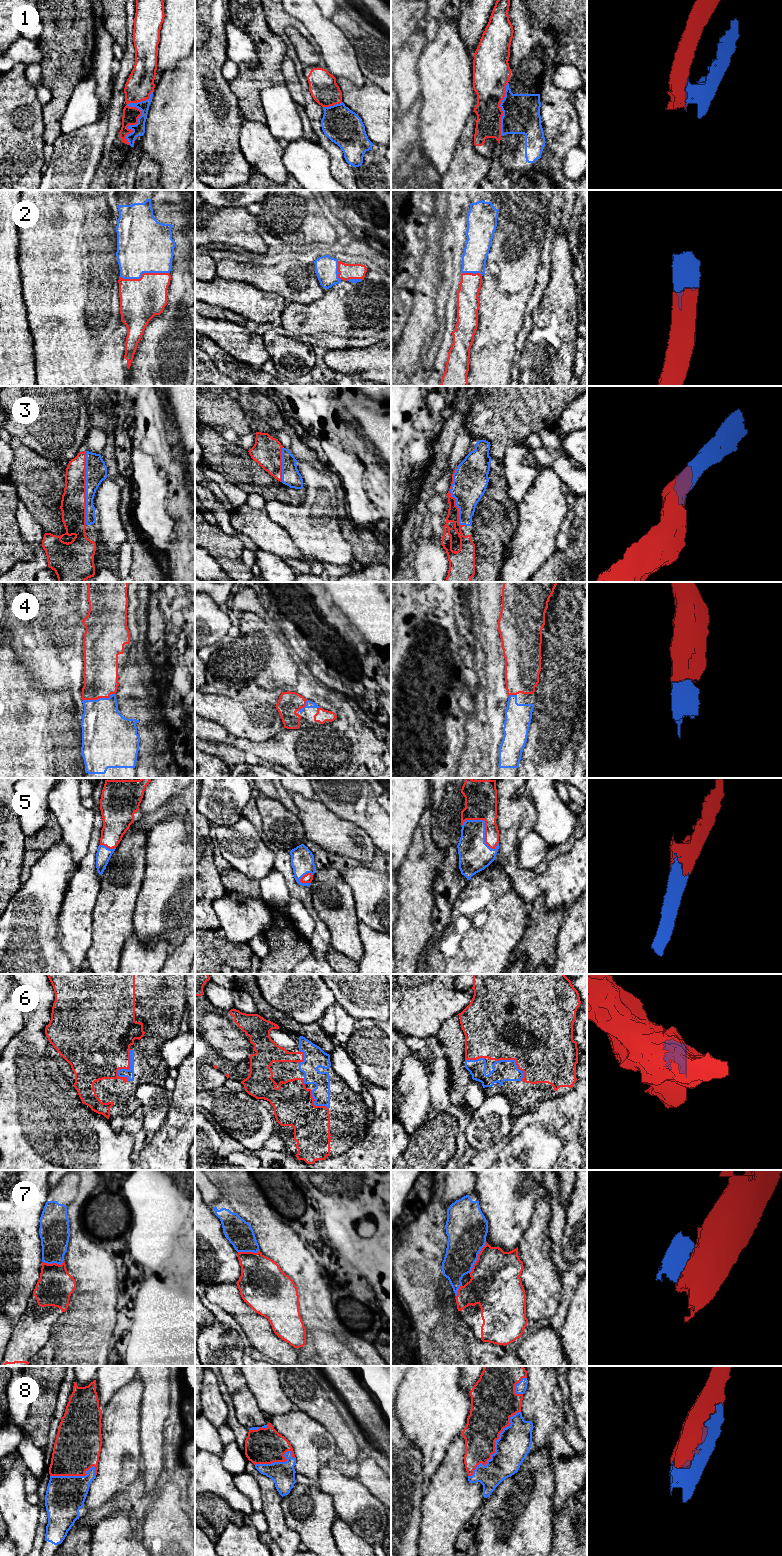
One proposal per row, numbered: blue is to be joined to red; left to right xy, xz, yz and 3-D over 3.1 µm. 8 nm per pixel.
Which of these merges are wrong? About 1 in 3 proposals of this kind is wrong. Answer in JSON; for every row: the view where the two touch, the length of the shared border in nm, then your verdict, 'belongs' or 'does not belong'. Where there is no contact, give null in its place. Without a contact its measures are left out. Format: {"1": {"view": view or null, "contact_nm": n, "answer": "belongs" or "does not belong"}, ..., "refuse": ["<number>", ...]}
{"1": {"view": "xy", "contact_nm": 480, "answer": "does not belong"}, "2": {"view": "xy", "contact_nm": 400, "answer": "belongs"}, "3": {"view": "xy", "contact_nm": 600, "answer": "belongs"}, "4": {"view": "xy", "contact_nm": 280, "answer": "belongs"}, "5": {"view": "yz", "contact_nm": 340, "answer": "belongs"}, "6": {"view": "xy", "contact_nm": 260, "answer": "belongs"}, "7": {"view": "yz", "contact_nm": 300, "answer": "does not belong"}, "8": {"view": "yz", "contact_nm": 650, "answer": "belongs"}, "refuse": ["1", "7"]}

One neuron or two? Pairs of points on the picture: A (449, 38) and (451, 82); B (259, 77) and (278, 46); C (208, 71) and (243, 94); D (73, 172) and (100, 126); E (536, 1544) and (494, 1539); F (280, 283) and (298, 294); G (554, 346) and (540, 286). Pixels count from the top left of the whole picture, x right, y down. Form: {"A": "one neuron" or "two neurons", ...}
{"A": "one neuron", "B": "one neuron", "C": "two neurons", "D": "one neuron", "E": "one neuron", "F": "one neuron", "G": "two neurons"}

